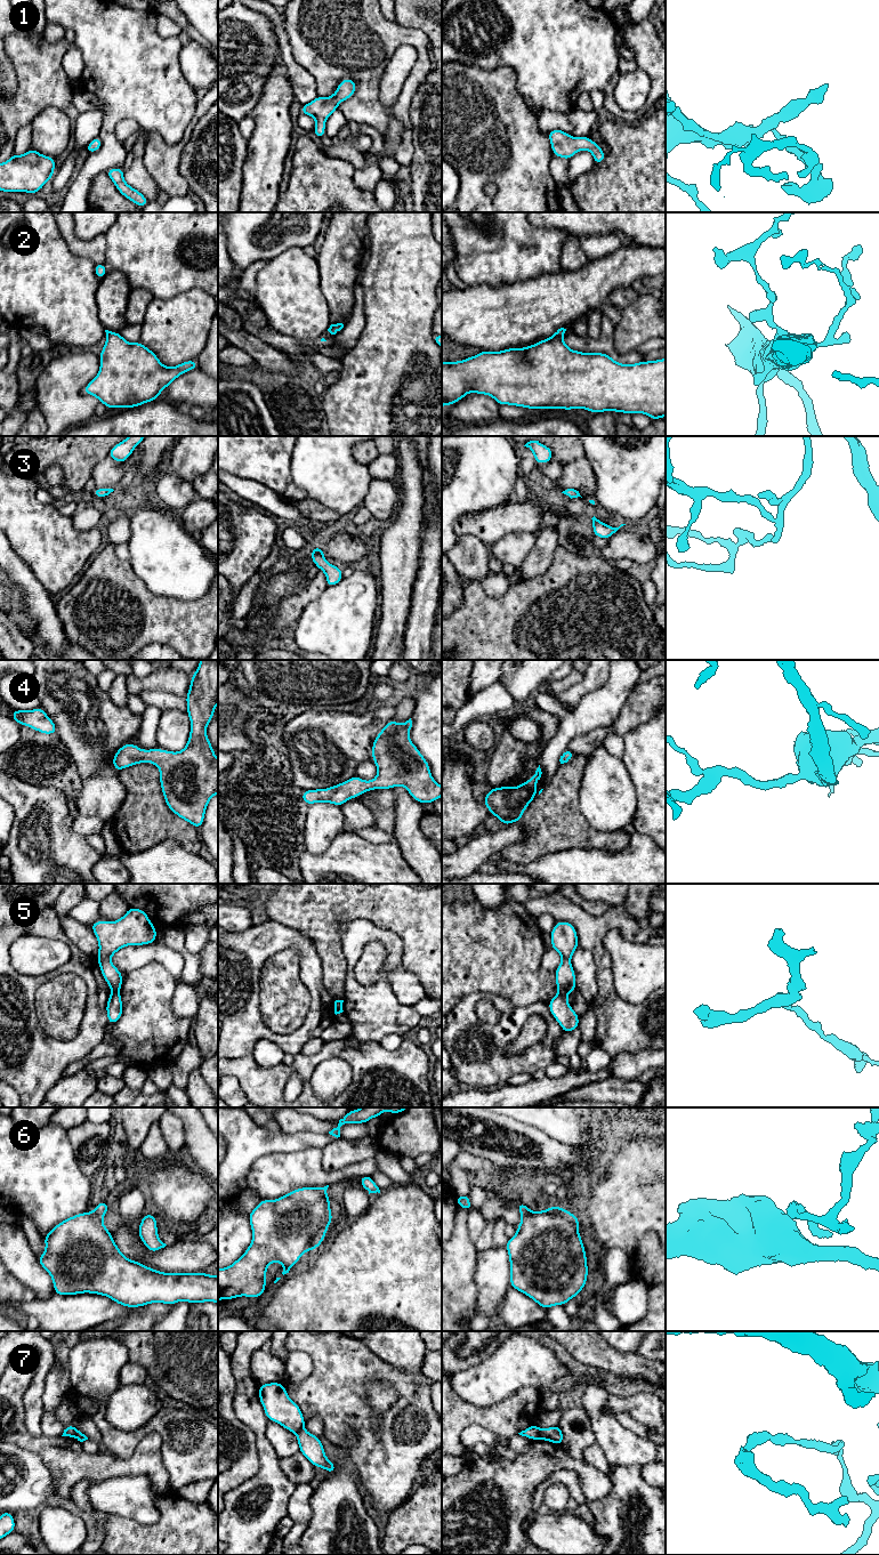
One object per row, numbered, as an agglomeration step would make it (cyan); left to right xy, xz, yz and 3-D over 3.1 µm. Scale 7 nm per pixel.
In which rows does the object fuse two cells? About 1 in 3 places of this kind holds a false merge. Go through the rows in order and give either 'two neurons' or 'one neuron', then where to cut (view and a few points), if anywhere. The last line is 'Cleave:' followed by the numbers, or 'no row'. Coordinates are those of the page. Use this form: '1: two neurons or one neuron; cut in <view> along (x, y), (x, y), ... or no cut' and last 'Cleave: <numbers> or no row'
1: one neuron; no cut
2: one neuron; no cut
3: one neuron; no cut
4: one neuron; no cut
5: two neurons; cut in xy along (119, 990), (112, 992)
6: two neurons; cut in xy along (93, 1211), (102, 1218)
7: two neurons; cut in yz along (541, 1429), (538, 1437)
Cleave: 5, 6, 7

